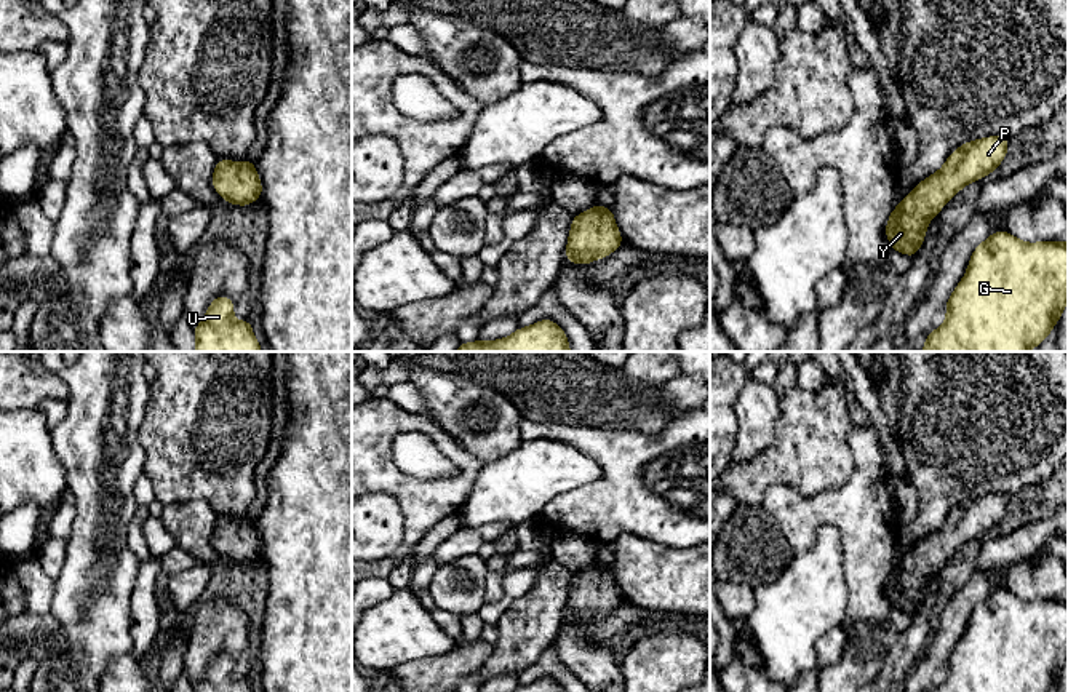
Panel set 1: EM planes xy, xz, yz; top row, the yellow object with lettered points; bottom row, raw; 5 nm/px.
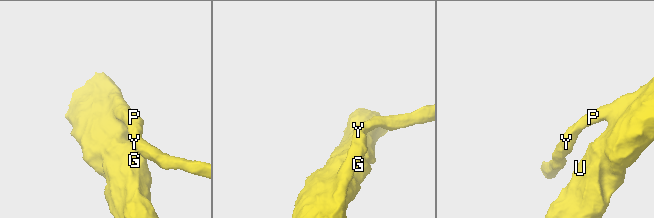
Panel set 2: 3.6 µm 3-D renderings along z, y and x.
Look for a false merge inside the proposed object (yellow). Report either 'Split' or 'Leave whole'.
Leave whole

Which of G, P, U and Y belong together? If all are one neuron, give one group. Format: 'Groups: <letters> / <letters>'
Groups: G P U Y

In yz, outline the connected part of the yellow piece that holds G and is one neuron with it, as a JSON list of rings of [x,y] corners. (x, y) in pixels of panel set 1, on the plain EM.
[[[999,588],[980,601],[967,630],[950,654],[945,681],[929,692],[1050,692],[1068,660],[1068,599],[1025,601]]]

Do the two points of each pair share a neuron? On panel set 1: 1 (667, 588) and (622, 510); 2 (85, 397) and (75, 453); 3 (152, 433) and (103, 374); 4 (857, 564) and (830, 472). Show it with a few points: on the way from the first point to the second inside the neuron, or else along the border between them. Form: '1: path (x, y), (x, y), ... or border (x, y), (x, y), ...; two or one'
1: border (613, 542), (624, 532), (635, 532), (673, 545); two
2: path (85, 411), (85, 438); one
3: border (151, 384), (138, 432), (146, 457); two
4: border (854, 456), (840, 486), (809, 496), (797, 488); two

